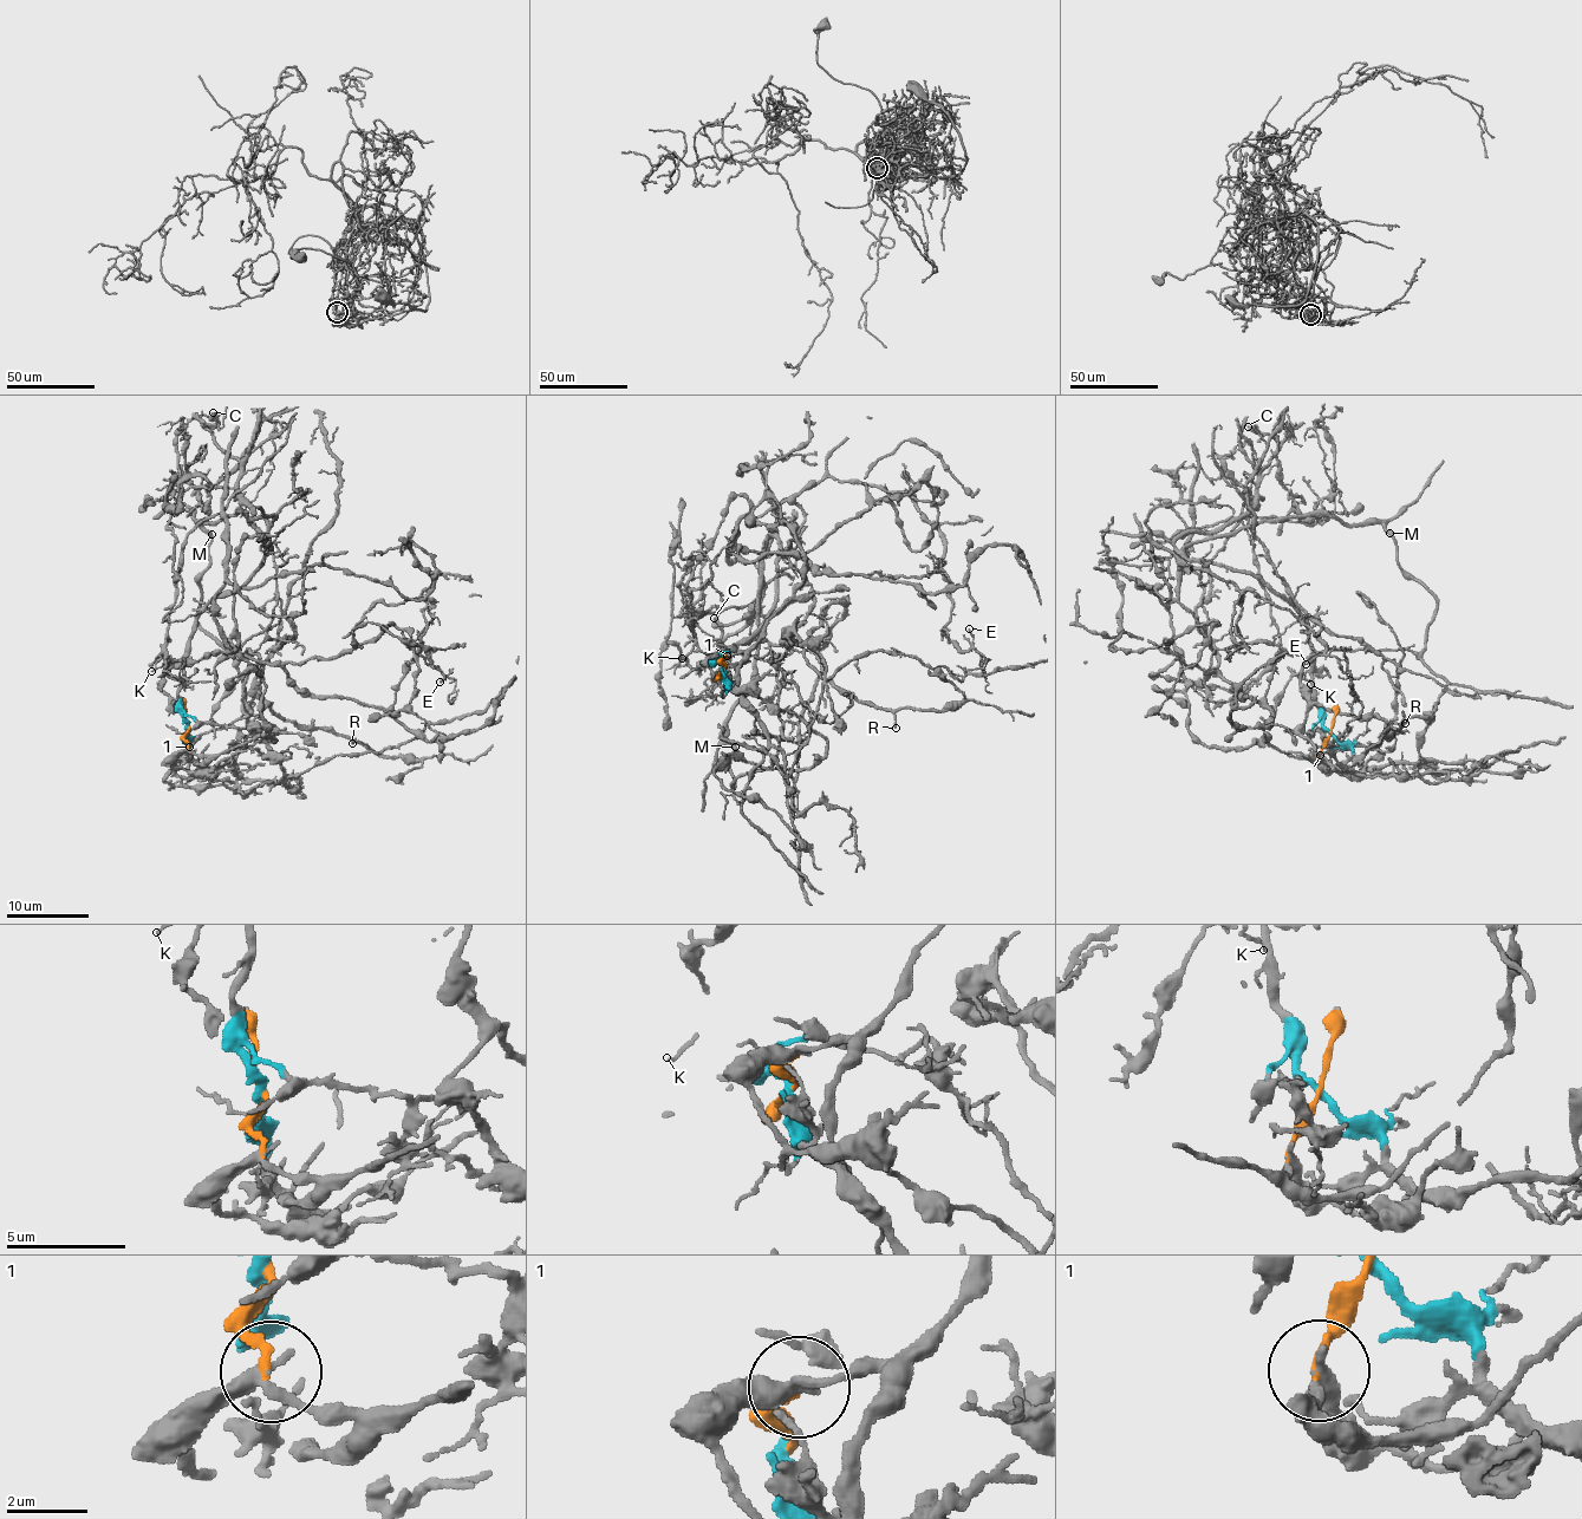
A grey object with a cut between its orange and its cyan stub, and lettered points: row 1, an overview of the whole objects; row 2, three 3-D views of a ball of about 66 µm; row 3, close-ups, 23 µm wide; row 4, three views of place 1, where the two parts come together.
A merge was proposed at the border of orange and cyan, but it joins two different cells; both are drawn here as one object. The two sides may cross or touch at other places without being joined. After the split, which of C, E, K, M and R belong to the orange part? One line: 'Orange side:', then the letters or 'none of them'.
Orange side: E

